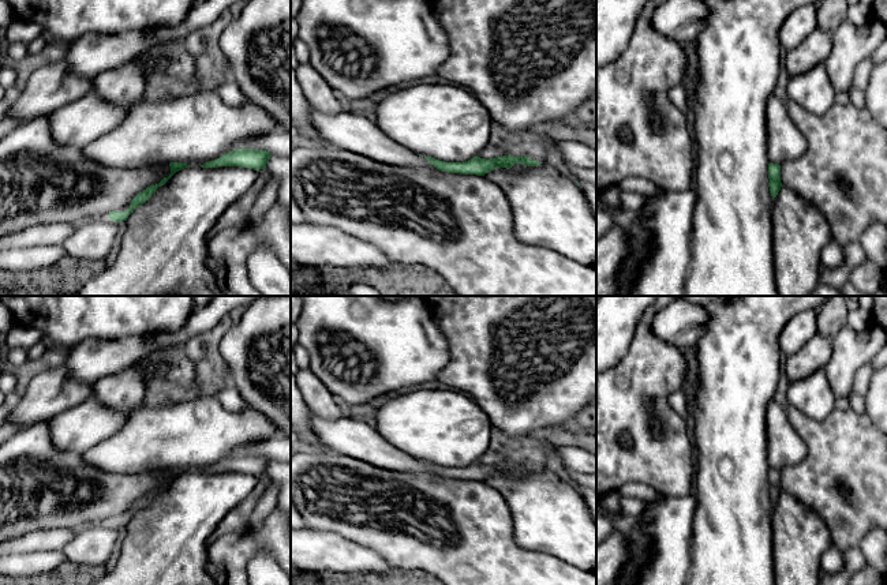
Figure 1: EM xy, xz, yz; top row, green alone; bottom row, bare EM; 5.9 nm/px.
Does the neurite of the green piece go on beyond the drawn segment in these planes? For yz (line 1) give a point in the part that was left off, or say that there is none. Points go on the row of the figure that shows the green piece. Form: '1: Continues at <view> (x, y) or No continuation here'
1: No continuation here

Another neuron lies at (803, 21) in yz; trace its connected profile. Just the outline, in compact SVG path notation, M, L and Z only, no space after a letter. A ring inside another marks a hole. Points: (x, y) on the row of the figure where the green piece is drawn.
M817 4L796 8L782 23L778 38L786 50L797 48L817 26Z

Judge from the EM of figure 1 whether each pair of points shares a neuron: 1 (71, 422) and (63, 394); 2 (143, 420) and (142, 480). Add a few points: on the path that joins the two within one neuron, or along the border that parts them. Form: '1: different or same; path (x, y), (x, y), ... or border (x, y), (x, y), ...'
1: different; border (98, 401), (83, 401), (47, 422)
2: different; border (168, 468), (139, 473), (111, 473)

